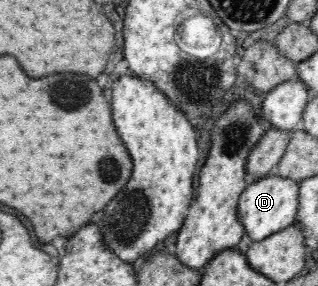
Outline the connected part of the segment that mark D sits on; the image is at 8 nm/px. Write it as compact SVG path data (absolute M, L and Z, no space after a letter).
M277 171L271 172L266 177L247 185L247 189L240 194L237 215L239 222L245 229L245 243L262 241L282 231L284 227L294 224L299 206L299 183L278 175Z

